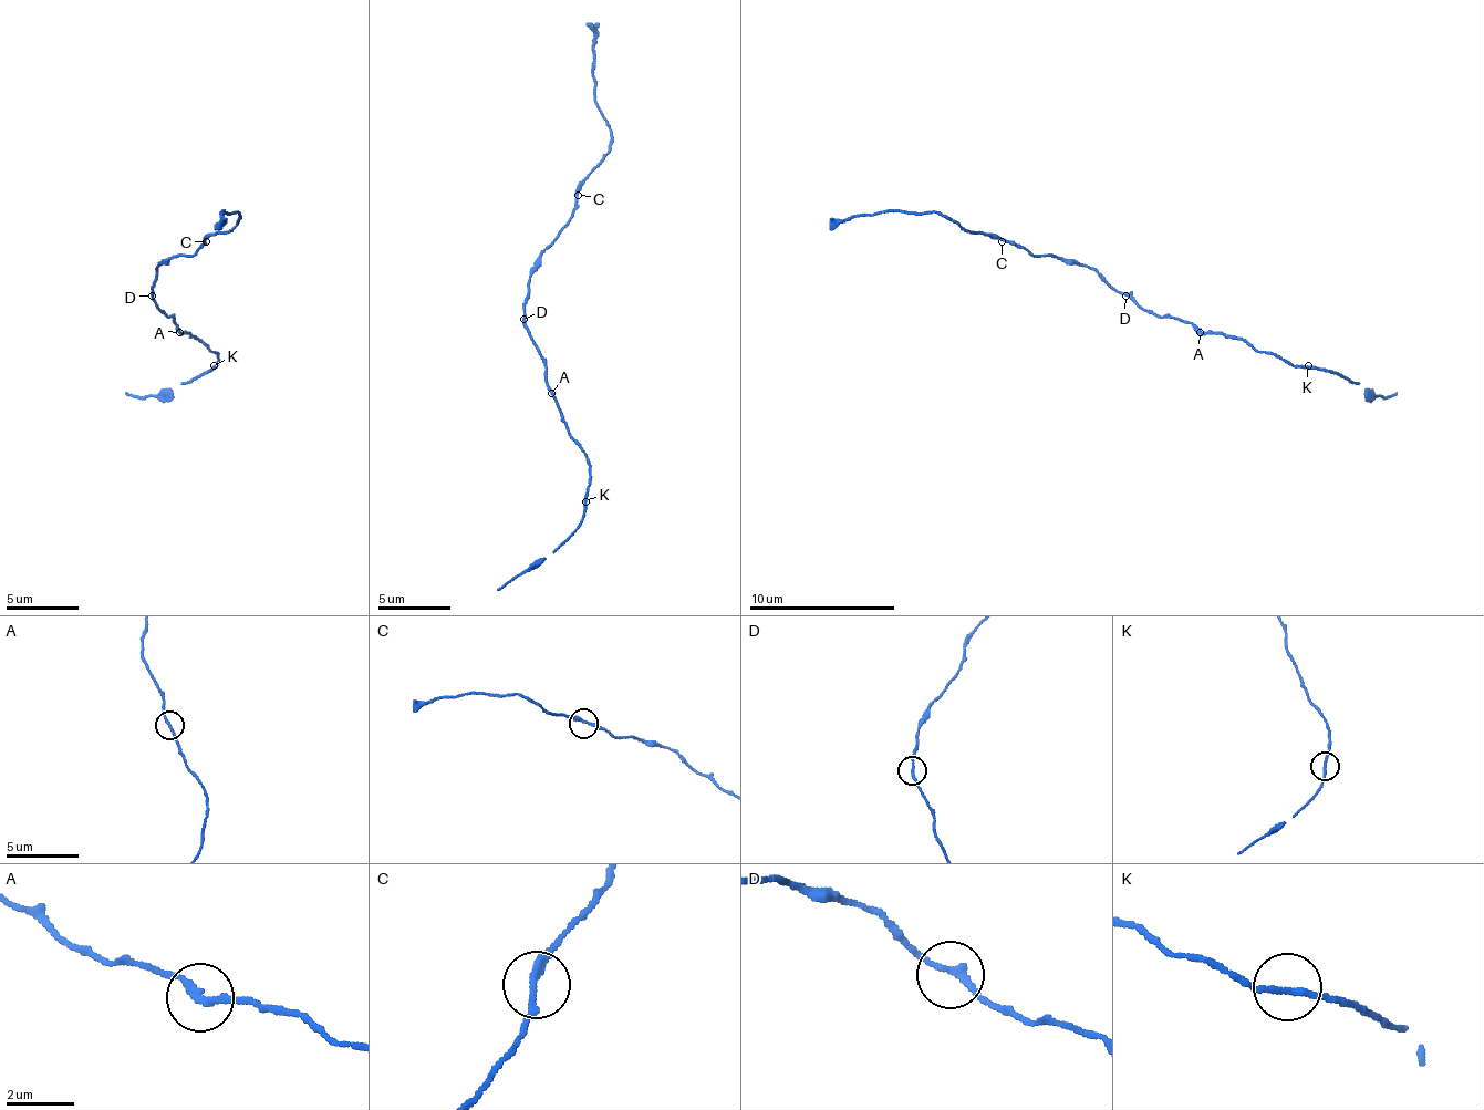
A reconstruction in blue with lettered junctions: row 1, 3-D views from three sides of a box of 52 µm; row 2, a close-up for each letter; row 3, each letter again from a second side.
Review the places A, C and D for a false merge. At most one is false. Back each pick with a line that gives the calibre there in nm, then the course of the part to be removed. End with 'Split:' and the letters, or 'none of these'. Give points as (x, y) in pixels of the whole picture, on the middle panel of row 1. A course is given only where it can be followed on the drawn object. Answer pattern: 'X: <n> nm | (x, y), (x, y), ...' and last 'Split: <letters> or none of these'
Split: none of these

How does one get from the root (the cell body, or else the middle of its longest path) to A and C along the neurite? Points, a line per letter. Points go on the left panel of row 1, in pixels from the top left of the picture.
A: (152, 296), (173, 318), (173, 325), (180, 332)
C: (152, 296), (152, 281), (163, 263), (177, 256), (192, 256), (206, 241)

